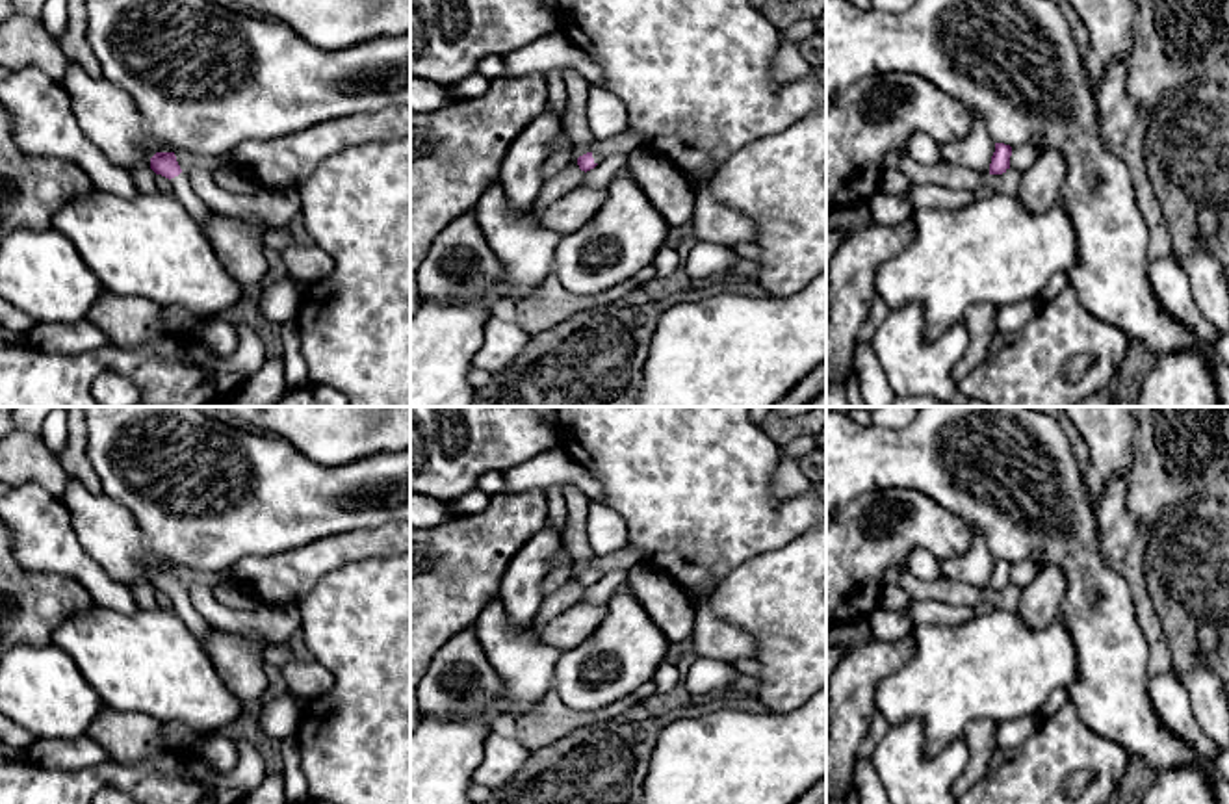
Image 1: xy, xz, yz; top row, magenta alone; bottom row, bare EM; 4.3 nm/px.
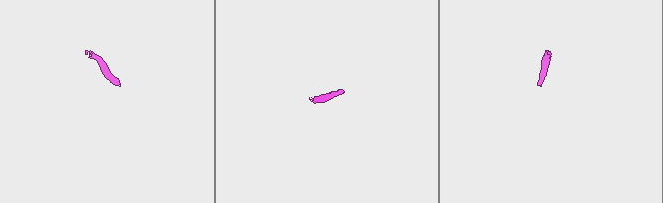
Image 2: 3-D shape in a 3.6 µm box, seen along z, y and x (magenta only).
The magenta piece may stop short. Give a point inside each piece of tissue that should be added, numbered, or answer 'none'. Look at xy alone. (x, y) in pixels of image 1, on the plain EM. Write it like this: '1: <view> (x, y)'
1: xy (182, 608)

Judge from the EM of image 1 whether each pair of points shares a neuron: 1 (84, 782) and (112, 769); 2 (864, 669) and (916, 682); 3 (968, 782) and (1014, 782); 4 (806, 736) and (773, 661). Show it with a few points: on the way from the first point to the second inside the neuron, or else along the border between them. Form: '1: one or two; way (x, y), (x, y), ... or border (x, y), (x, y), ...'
1: one; way (91, 778), (104, 775)
2: two; border (912, 637), (912, 654), (877, 684), (873, 708)
3: two; border (999, 749), (992, 756), (984, 777), (975, 784)
4: two; border (806, 699), (795, 708), (771, 712)

